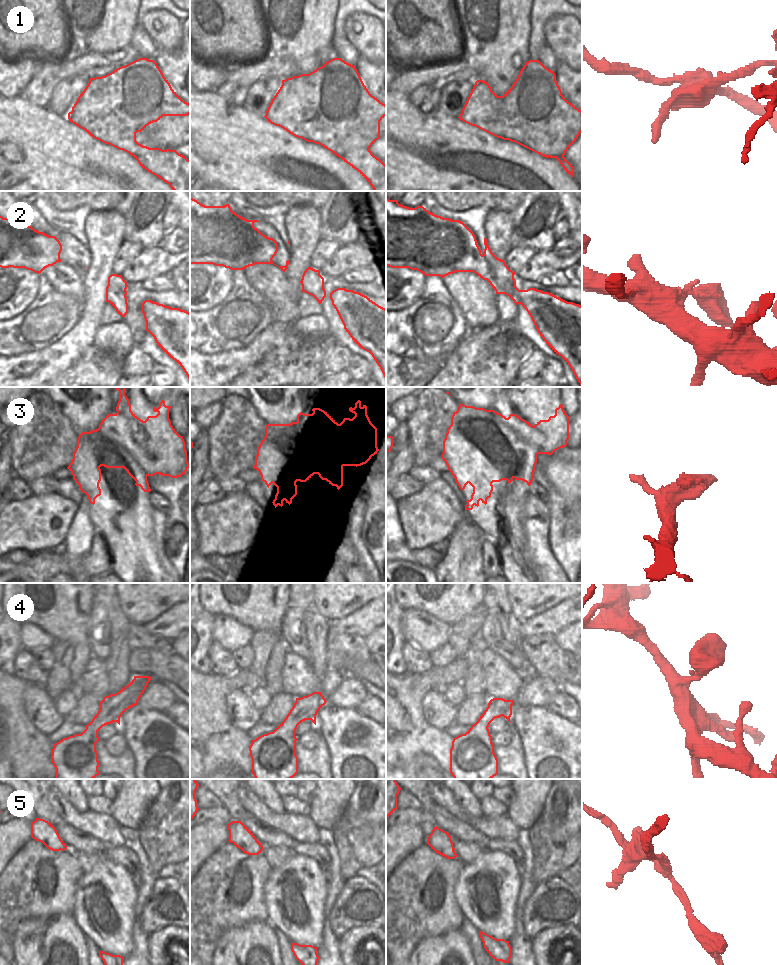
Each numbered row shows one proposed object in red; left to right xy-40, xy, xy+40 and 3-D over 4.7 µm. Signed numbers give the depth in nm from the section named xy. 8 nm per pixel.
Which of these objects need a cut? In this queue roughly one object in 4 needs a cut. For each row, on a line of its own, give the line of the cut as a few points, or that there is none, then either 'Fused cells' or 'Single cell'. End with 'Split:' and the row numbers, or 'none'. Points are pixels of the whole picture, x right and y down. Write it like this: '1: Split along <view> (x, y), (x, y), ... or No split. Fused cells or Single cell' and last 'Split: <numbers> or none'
1: Split along xy (368, 148), (351, 149), (342, 153), (332, 152). Fused cells
2: No split. Single cell
3: Split along xy-40 (98, 428), (102, 435), (122, 445), (147, 475). Fused cells
4: No split. Single cell
5: Split along xy+40 (427, 842), (435, 840), (438, 844), (449, 846), (453, 850). Fused cells
Split: 1, 3, 5

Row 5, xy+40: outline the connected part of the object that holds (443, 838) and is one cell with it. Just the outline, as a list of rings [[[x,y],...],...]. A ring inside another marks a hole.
[[[437,826],[433,827],[431,834],[427,838],[427,843],[432,843],[435,840],[437,841],[438,845],[442,845],[444,847],[450,847],[453,850],[455,850],[455,848],[453,846],[453,842],[451,840],[451,836],[449,835],[449,833],[438,828]]]

